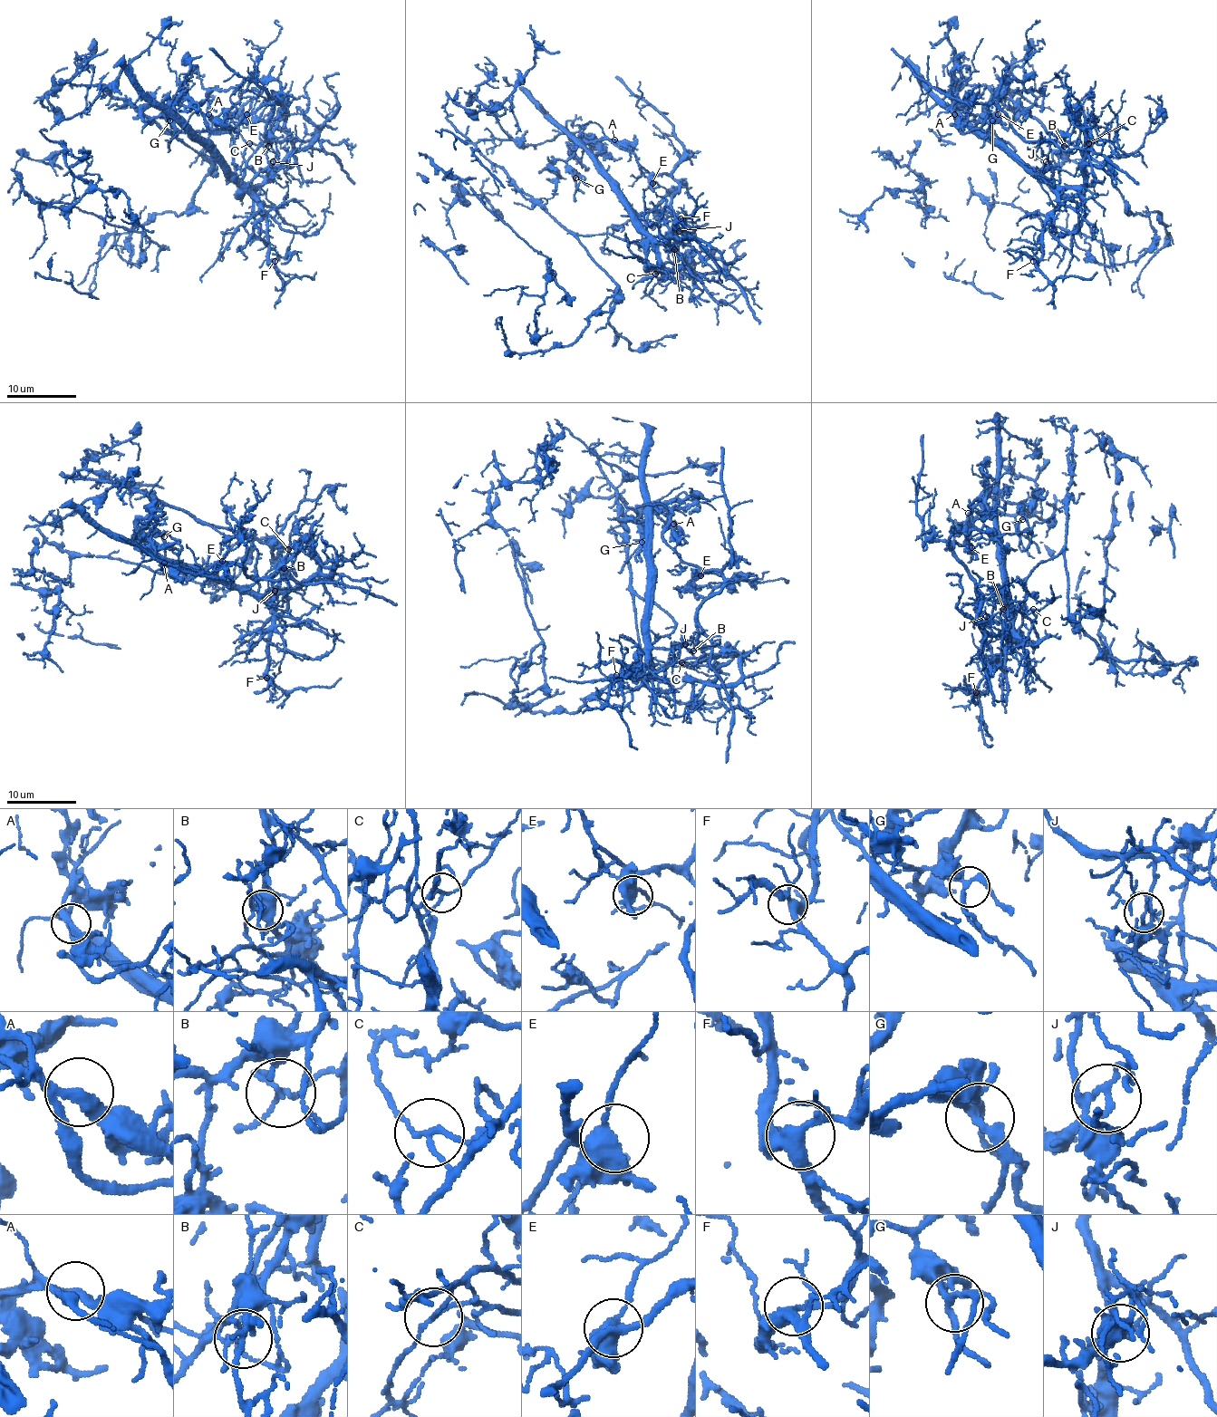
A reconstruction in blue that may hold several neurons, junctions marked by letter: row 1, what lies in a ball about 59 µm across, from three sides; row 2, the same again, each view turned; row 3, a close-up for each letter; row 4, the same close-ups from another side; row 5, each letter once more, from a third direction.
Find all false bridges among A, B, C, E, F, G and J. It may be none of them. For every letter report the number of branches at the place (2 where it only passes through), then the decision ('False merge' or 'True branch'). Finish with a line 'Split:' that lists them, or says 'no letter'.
A: Branches: 3. True branch
B: Branches: 3. False merge
C: Branches: 3. False merge
E: Branches: 3. True branch
F: Branches: 4. True branch
G: Branches: 3. True branch
J: Branches: 4. False merge
Split: B, C, J

